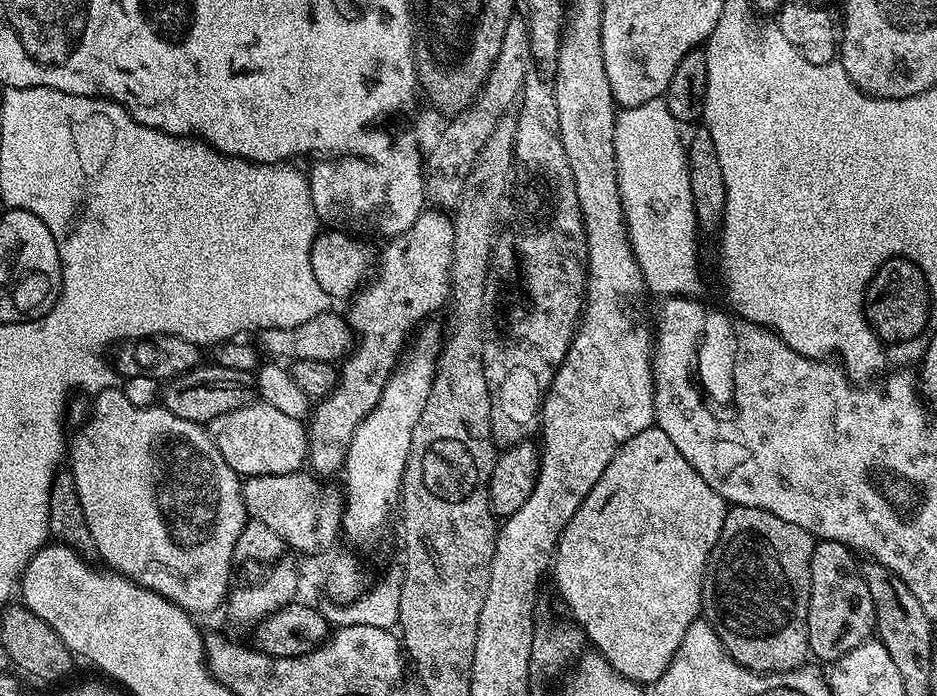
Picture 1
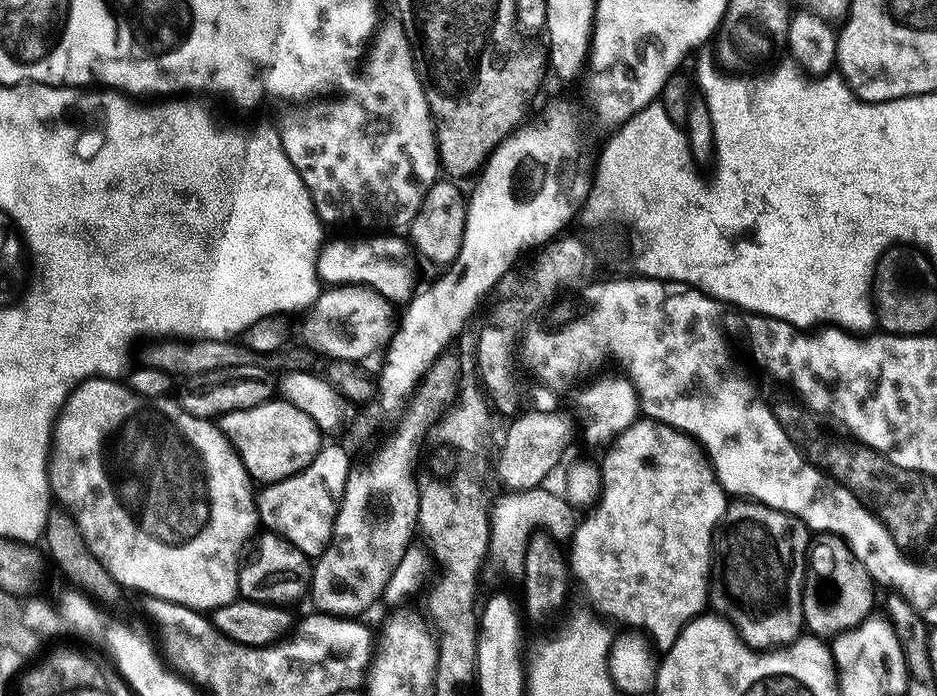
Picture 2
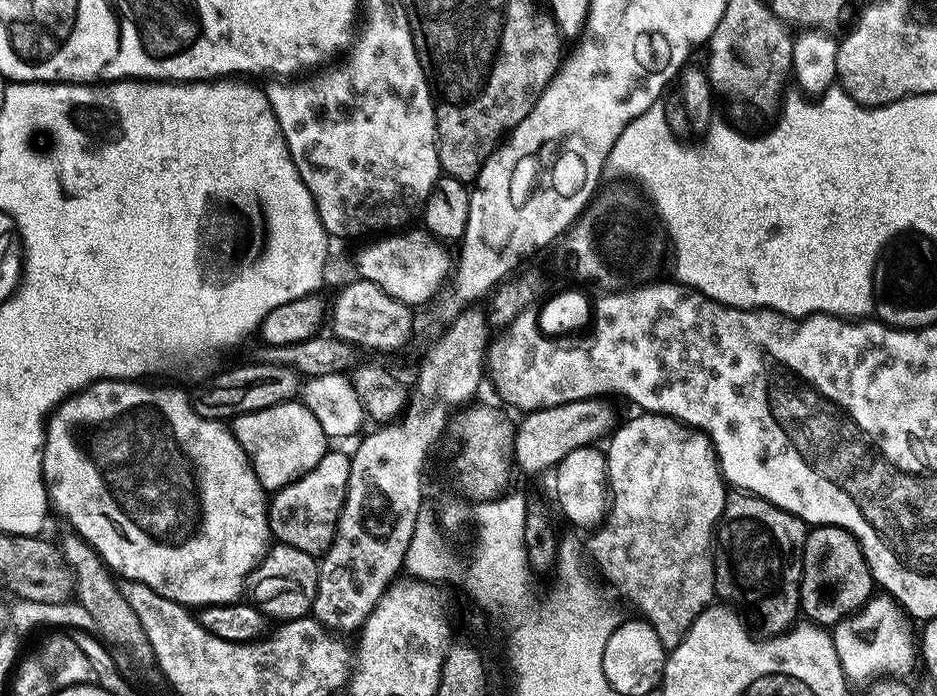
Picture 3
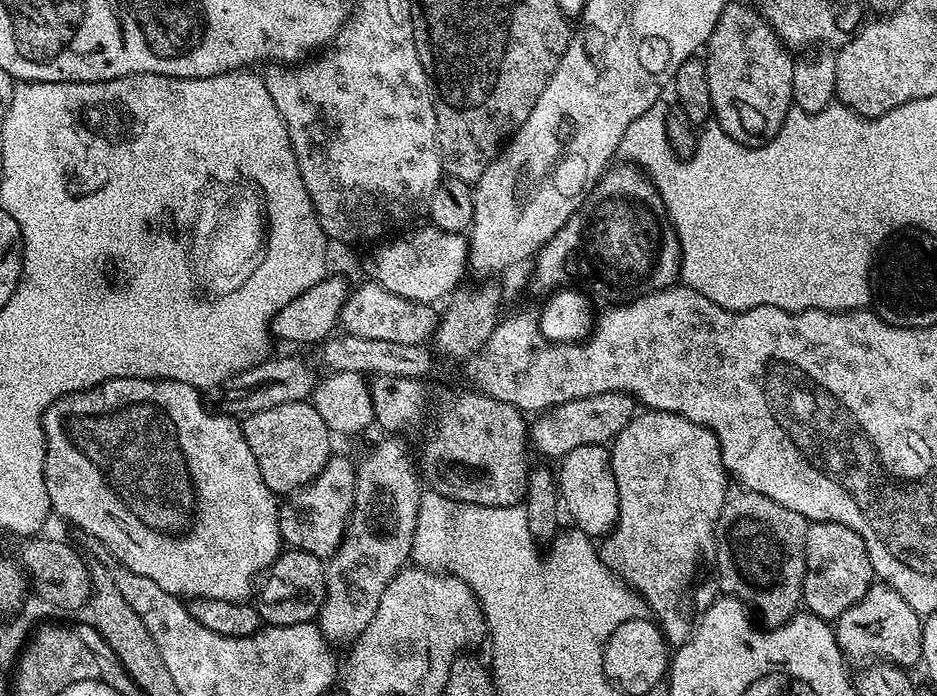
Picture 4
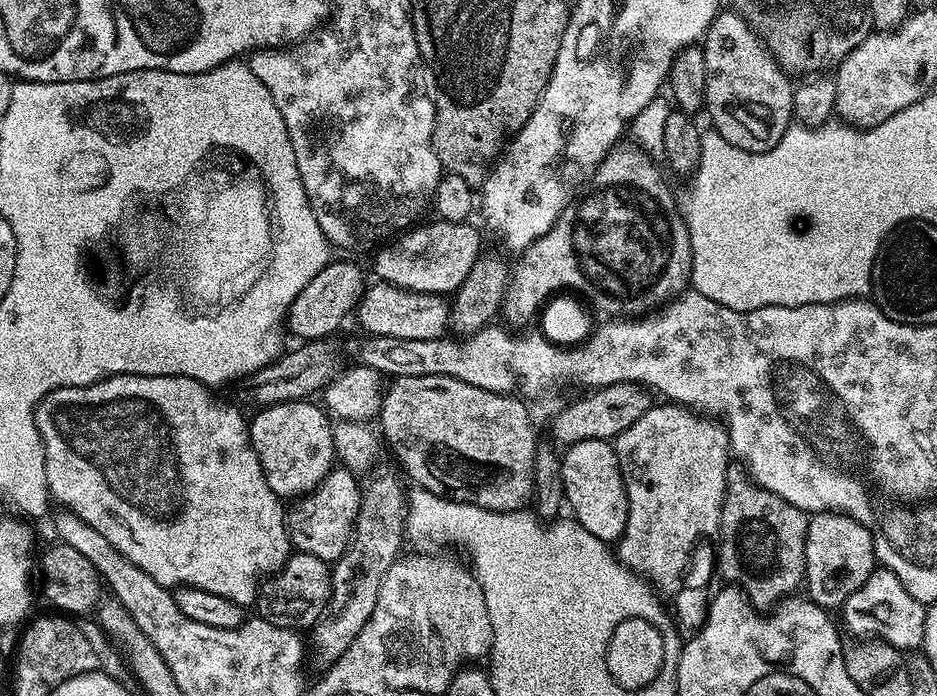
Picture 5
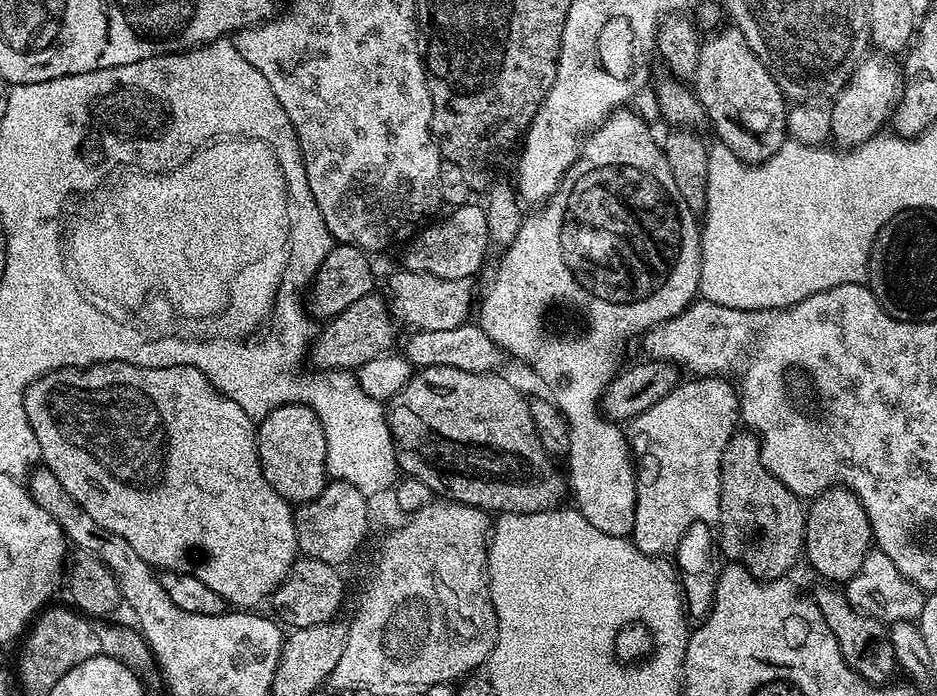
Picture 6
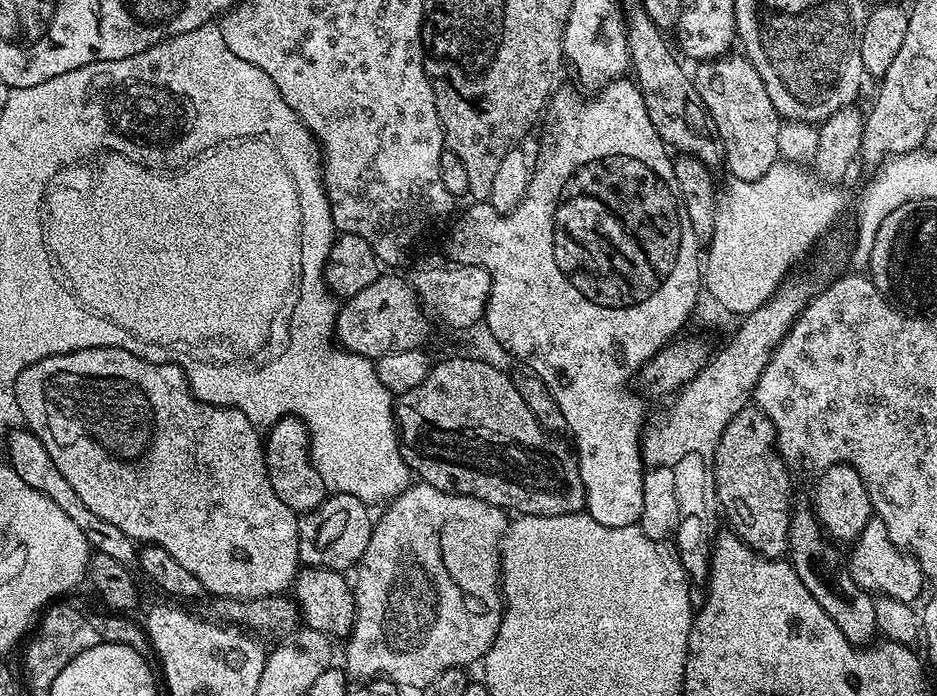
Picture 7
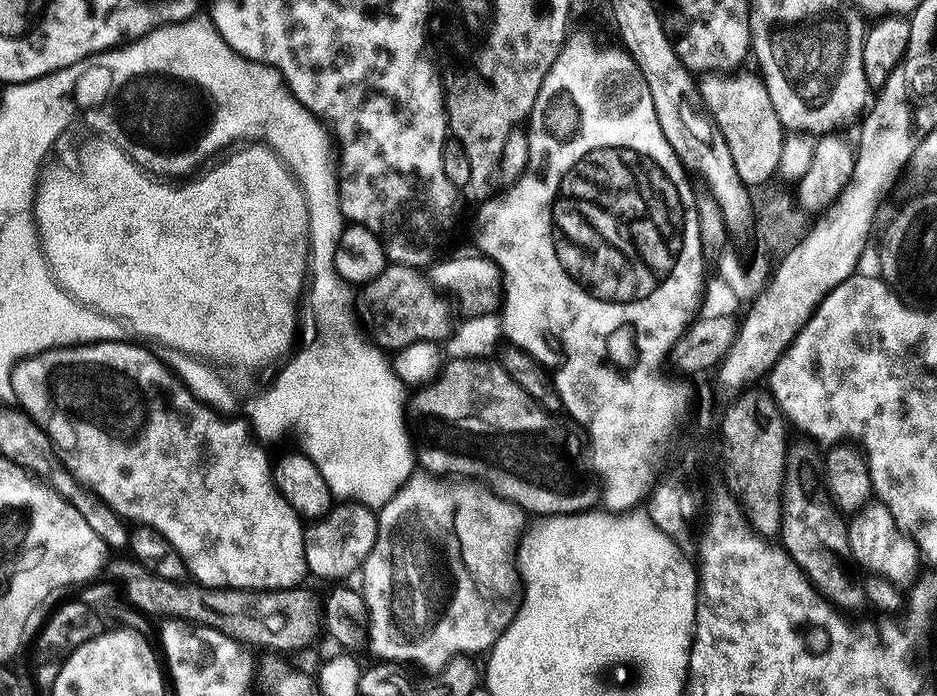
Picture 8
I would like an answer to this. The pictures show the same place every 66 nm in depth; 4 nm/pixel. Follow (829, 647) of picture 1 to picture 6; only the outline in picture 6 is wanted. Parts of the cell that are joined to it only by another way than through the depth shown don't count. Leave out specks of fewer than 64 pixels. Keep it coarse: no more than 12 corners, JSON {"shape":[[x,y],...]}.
{"shape":[[843,486],[804,517],[806,560],[844,586],[873,547],[870,518]]}

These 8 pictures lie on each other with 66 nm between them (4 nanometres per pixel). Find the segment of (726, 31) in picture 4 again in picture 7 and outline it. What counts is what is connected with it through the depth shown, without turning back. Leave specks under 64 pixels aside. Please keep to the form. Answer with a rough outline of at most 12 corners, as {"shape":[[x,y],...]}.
{"shape":[[743,54],[694,83],[726,168],[757,180],[781,159],[782,117]]}

